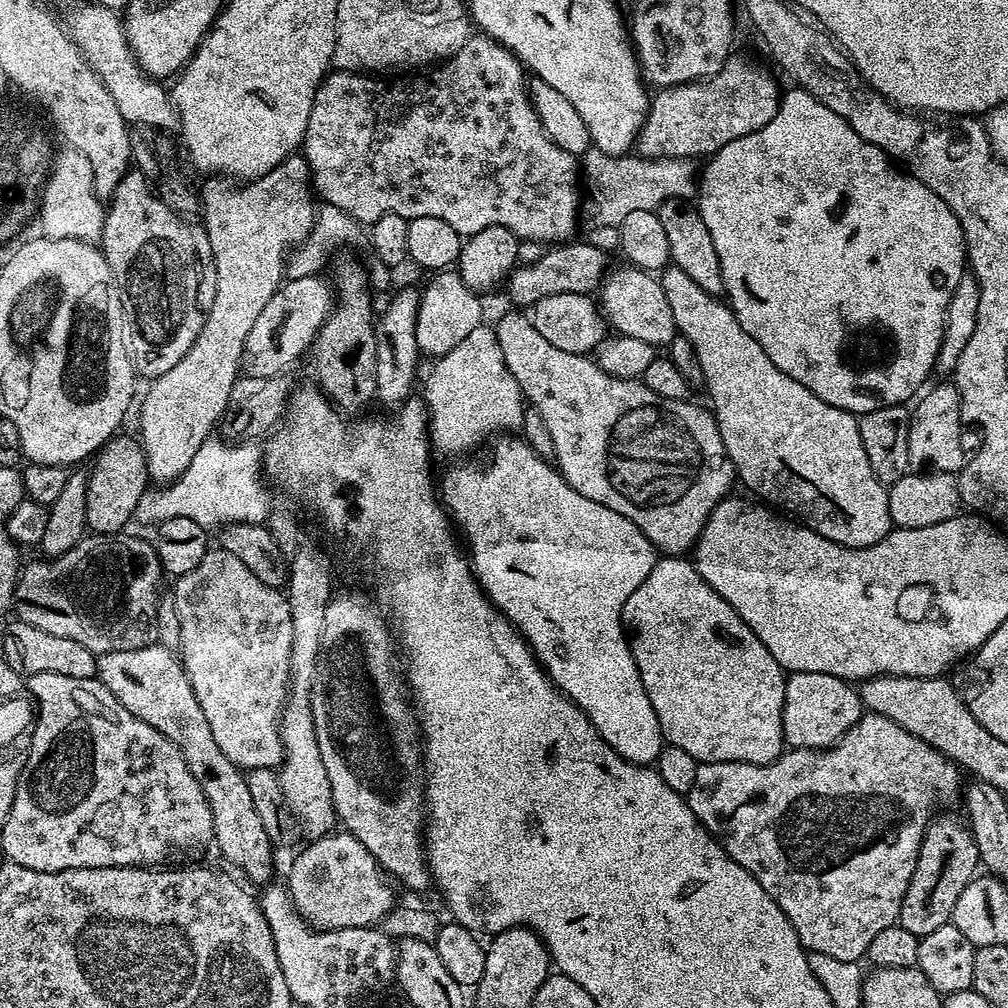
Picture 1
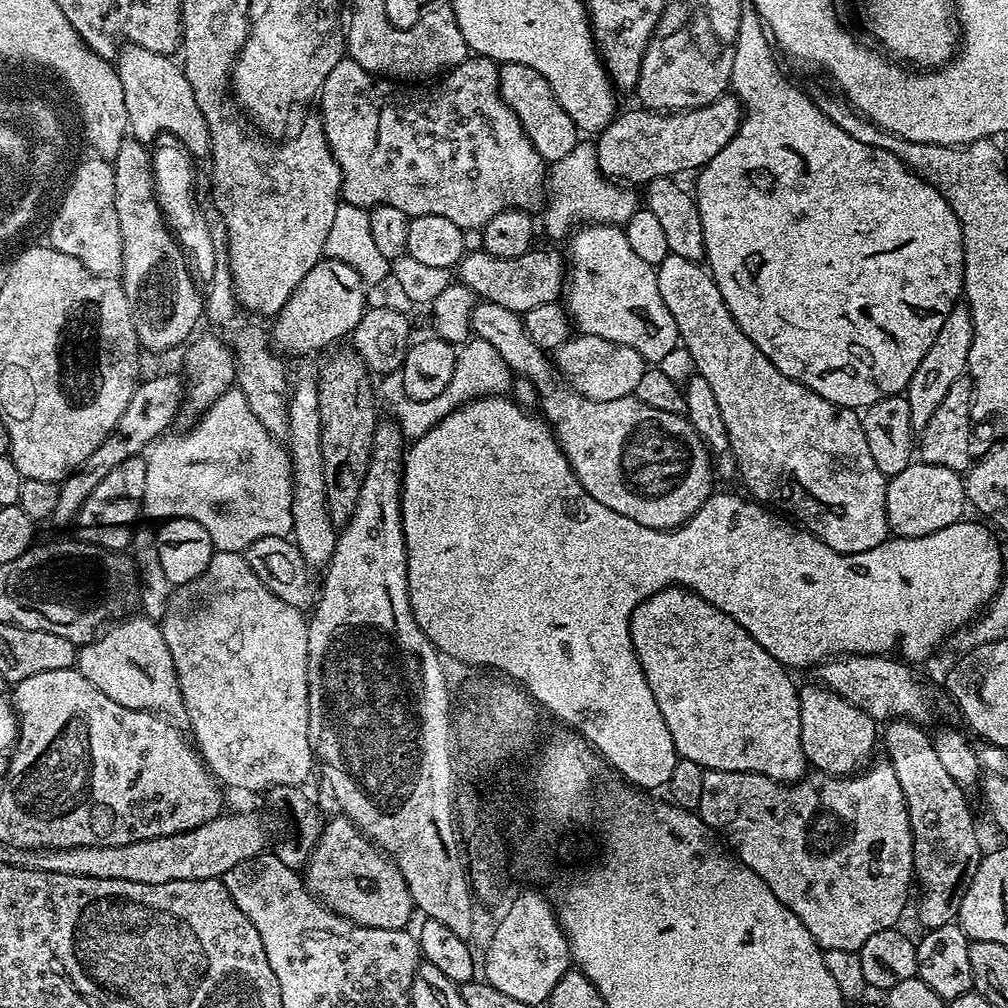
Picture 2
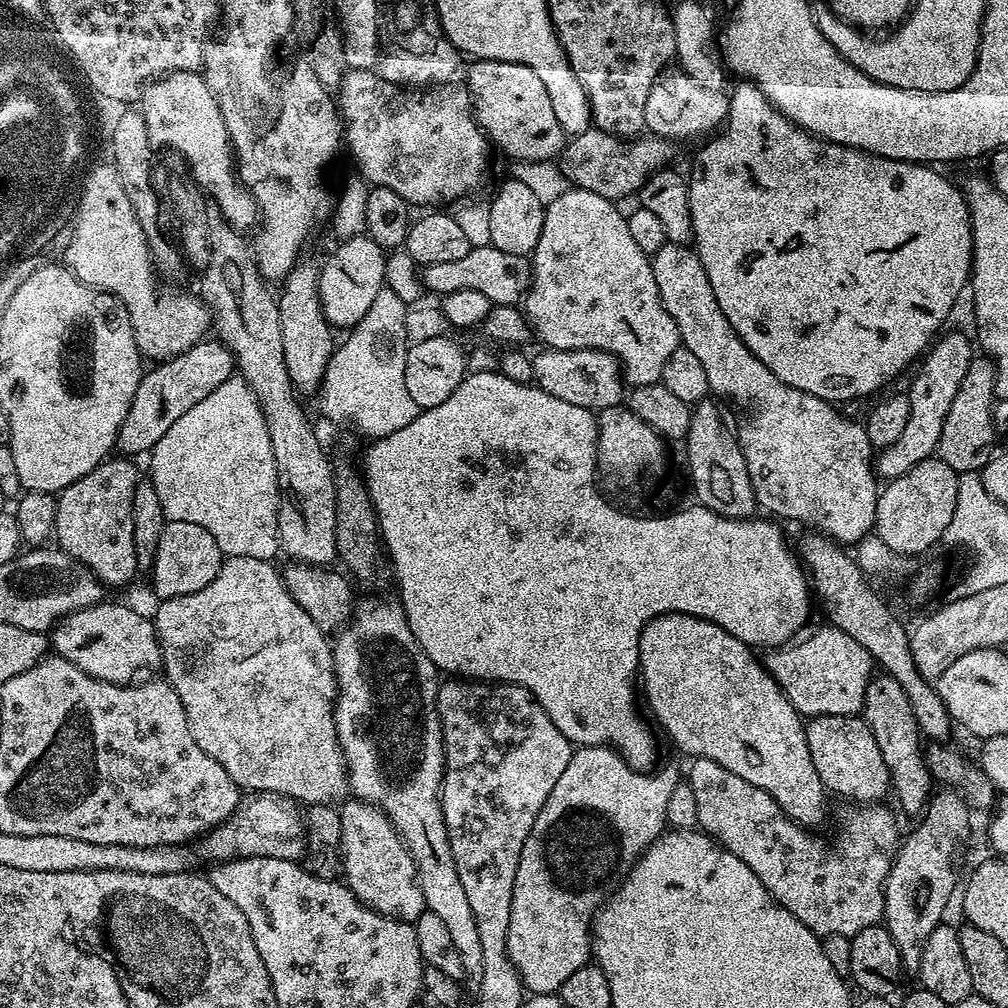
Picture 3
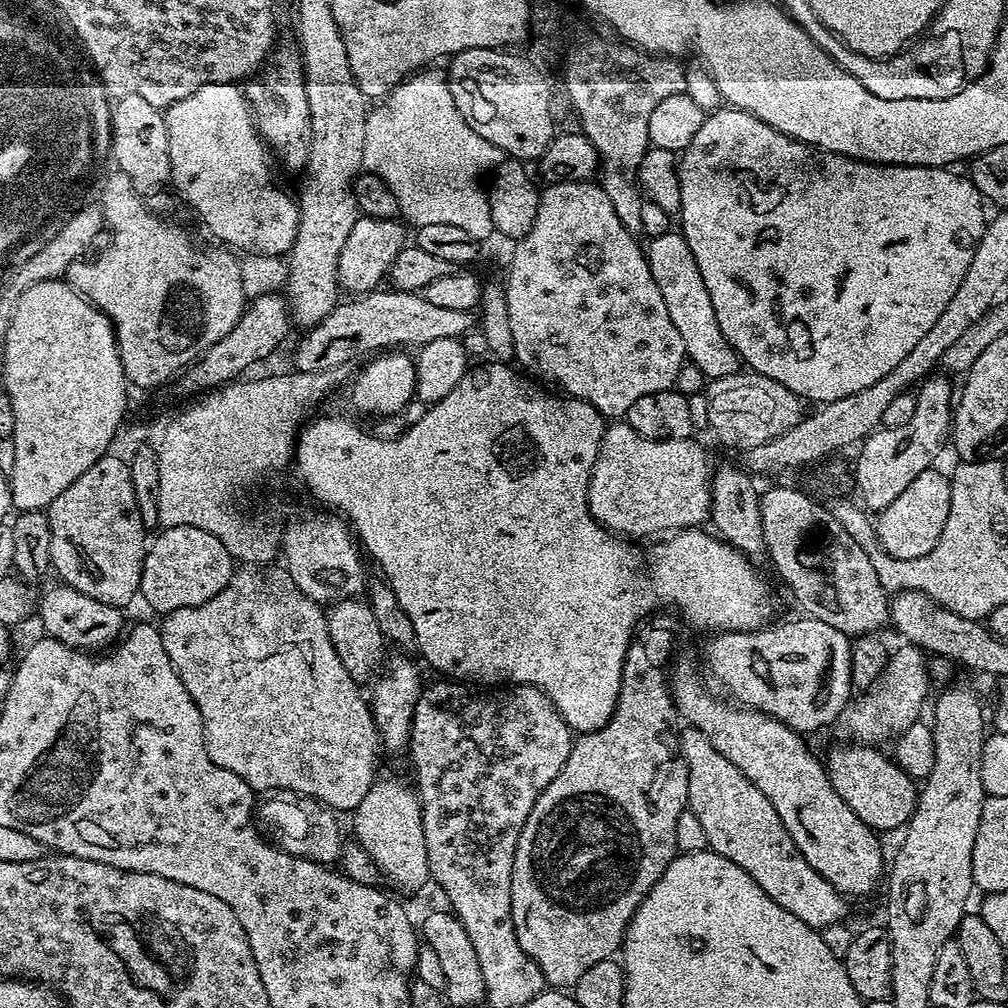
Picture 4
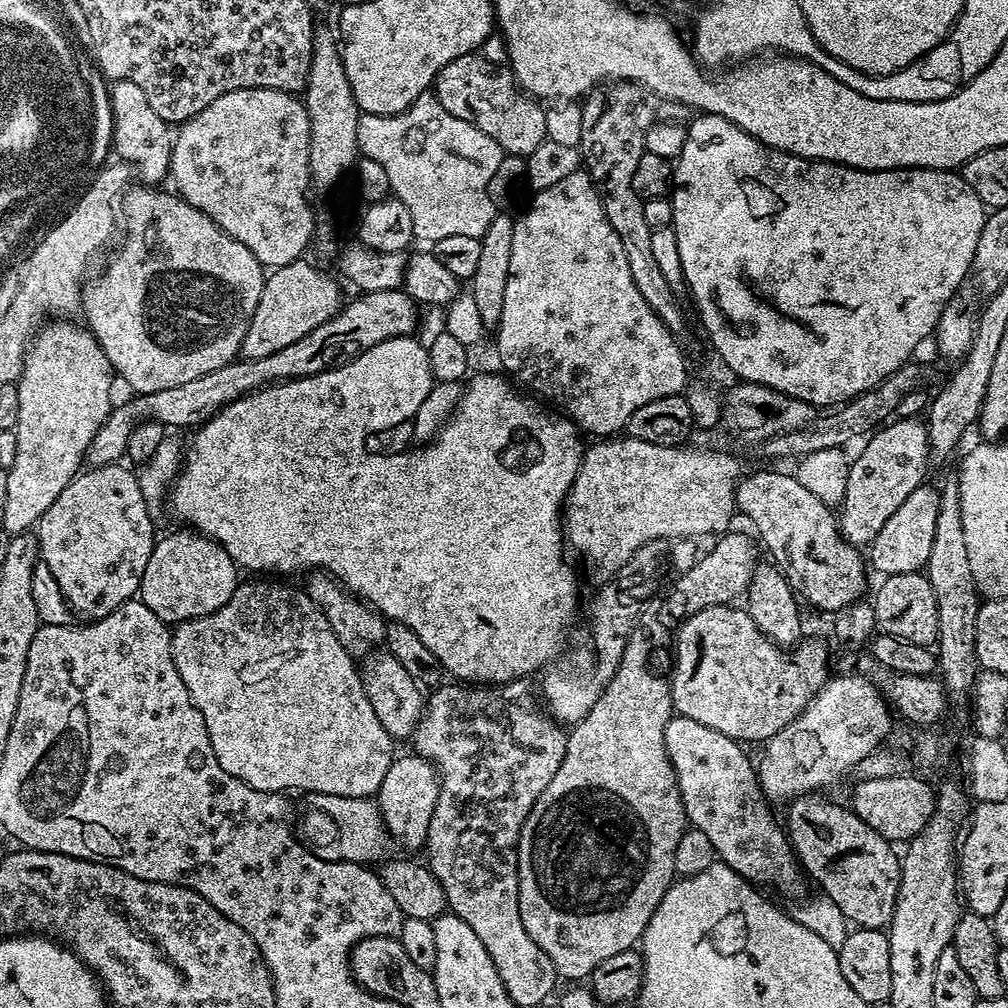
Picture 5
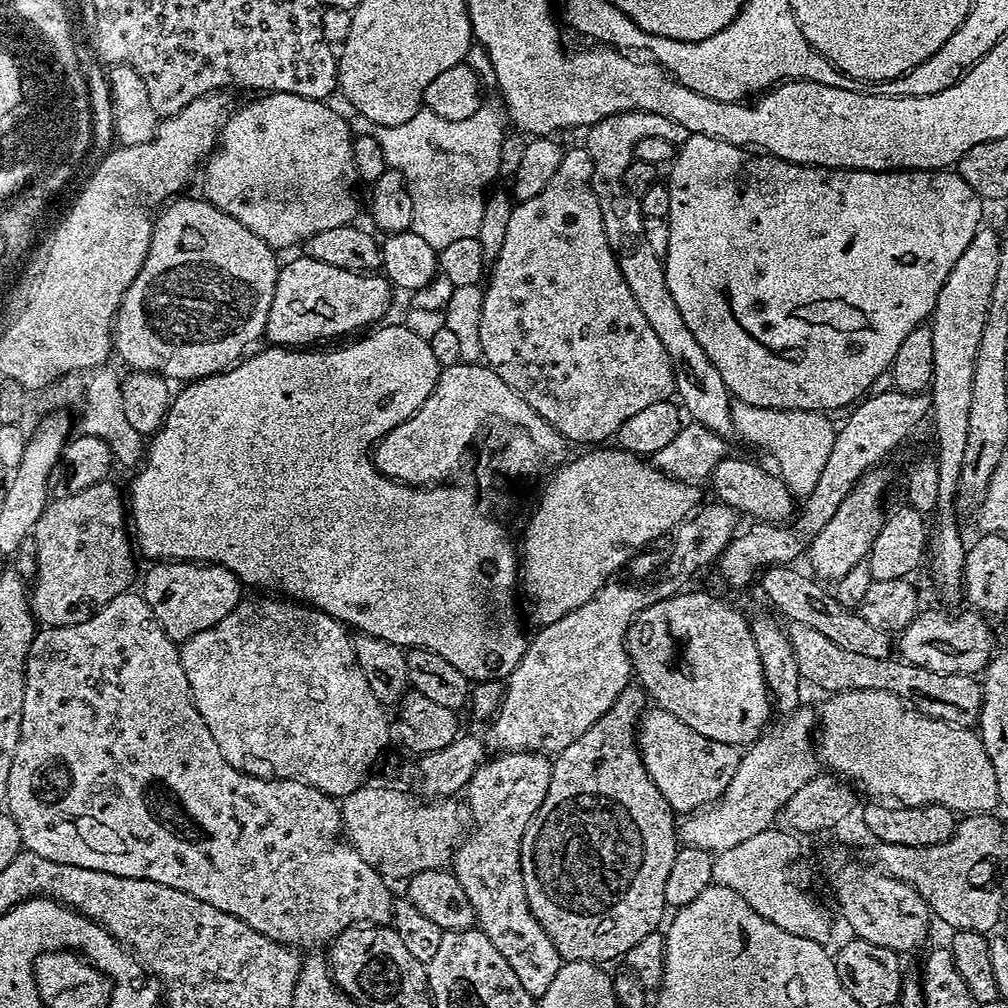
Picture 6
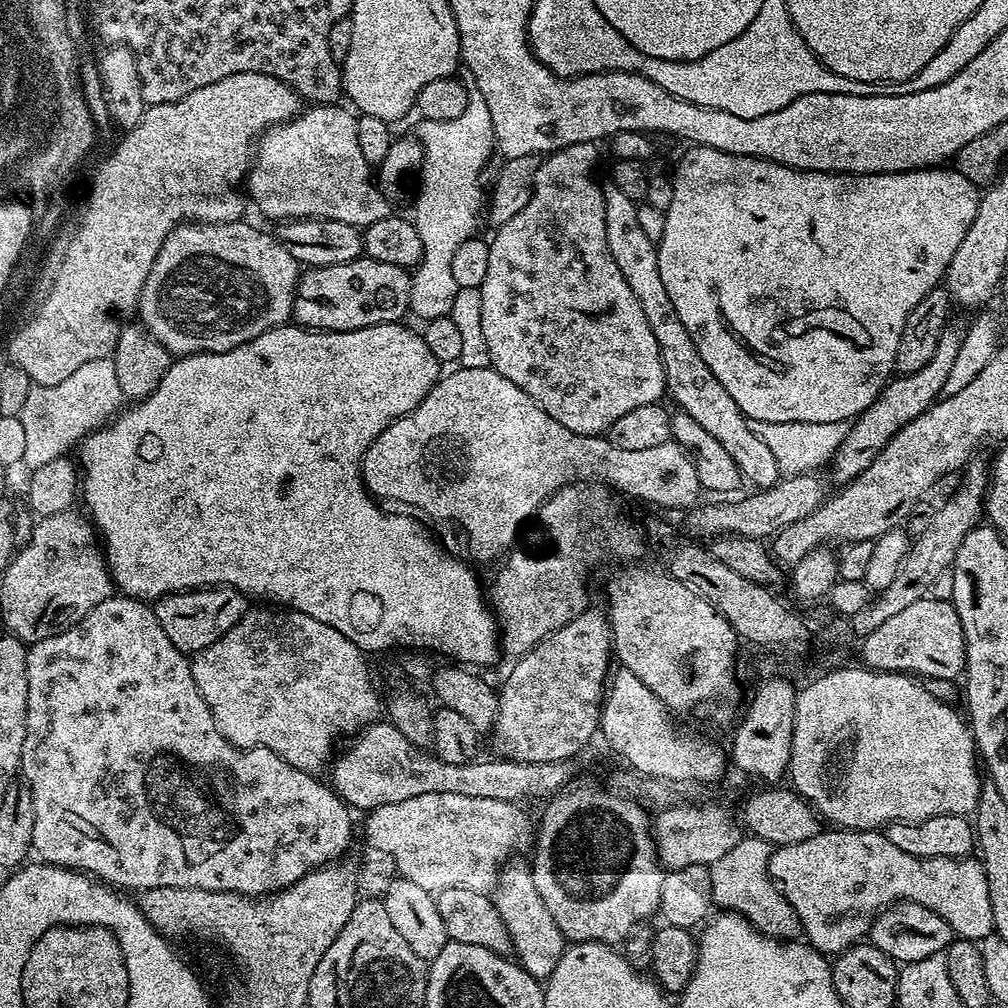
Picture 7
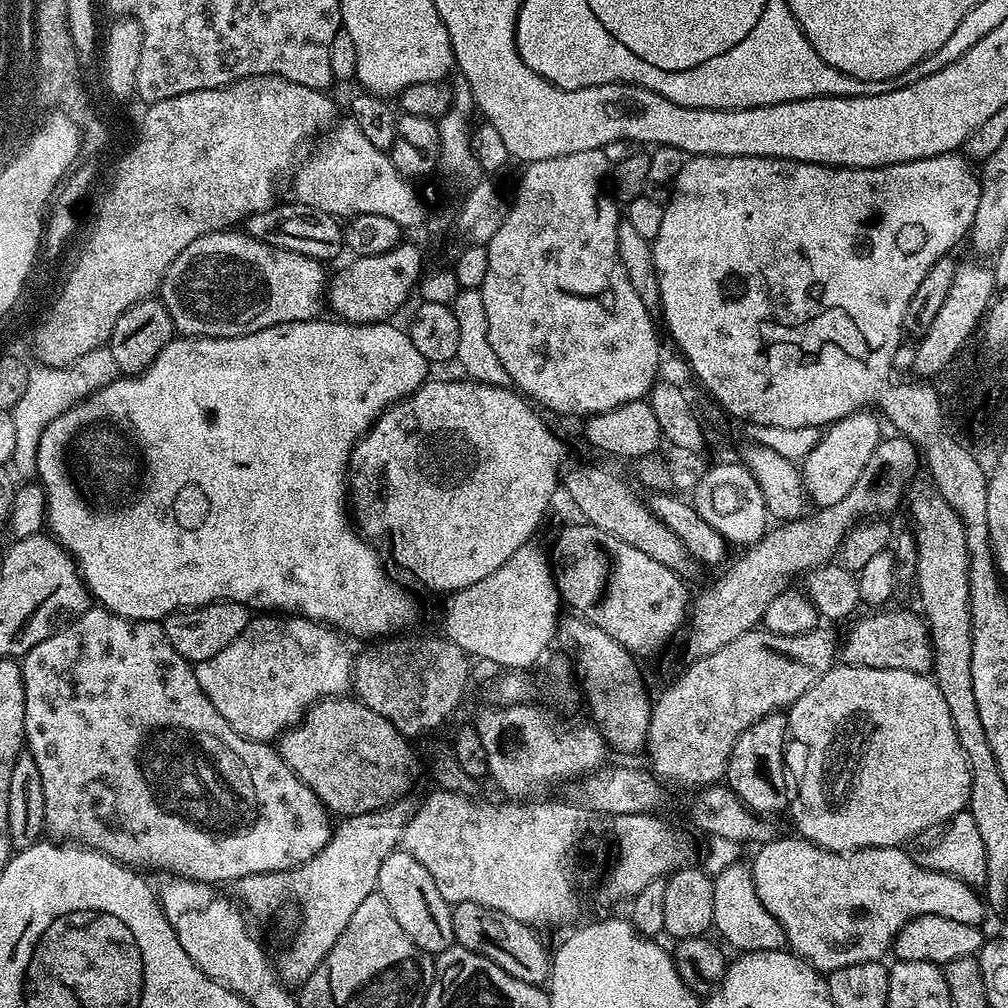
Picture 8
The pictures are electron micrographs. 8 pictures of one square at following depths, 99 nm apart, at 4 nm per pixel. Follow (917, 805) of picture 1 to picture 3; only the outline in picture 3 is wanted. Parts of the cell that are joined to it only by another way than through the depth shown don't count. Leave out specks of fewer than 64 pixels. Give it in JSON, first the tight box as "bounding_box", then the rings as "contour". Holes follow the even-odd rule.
{"bounding_box":[686,758,902,938],"contour":[[[699,758],[693,759],[691,761],[692,769],[689,770],[688,776],[686,772],[686,783],[692,787],[694,790],[694,799],[698,802],[698,818],[700,819],[699,827],[703,829],[703,831],[707,832],[709,836],[715,838],[719,843],[723,844],[725,850],[727,852],[732,852],[734,855],[736,855],[738,858],[742,858],[742,862],[746,862],[746,866],[750,866],[750,870],[754,870],[754,874],[758,874],[758,882],[762,882],[762,886],[766,886],[766,890],[770,893],[776,901],[781,904],[782,907],[784,907],[786,910],[790,910],[790,914],[794,914],[794,918],[798,918],[798,922],[802,922],[807,926],[809,930],[811,930],[815,936],[819,936],[821,938],[825,936],[847,936],[849,938],[856,936],[861,932],[862,930],[866,930],[870,926],[874,926],[875,924],[881,923],[884,919],[884,884],[888,880],[888,875],[890,874],[890,870],[892,869],[892,863],[896,860],[896,853],[902,843],[902,836],[901,833],[896,833],[896,820],[894,817],[892,817],[892,812],[888,808],[880,808],[884,807],[881,806],[879,803],[875,804],[866,804],[863,806],[852,806],[849,808],[852,808],[849,810],[848,813],[845,814],[844,817],[840,820],[840,829],[836,832],[836,841],[833,842],[832,845],[823,844],[822,841],[819,840],[818,837],[815,836],[815,831],[809,830],[807,827],[801,826],[796,823],[795,820],[792,820],[789,818],[784,811],[778,806],[778,802],[774,802],[774,798],[770,794],[766,794],[766,790],[758,790],[758,786],[750,786],[750,782],[746,782],[746,778],[738,778],[738,774],[730,774],[730,770],[726,770],[722,766],[718,766],[718,762],[710,762],[709,760],[701,760]]]}

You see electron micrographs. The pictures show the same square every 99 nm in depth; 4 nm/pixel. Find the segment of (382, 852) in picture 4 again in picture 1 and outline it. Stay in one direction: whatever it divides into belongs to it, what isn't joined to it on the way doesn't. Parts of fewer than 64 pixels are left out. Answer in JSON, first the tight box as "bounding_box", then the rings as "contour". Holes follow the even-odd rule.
{"bounding_box":[286,830,394,930],"contour":[[[333,830],[308,842],[292,860],[286,887],[303,923],[316,930],[370,928],[380,923],[394,907],[389,877],[380,863],[343,830]]]}

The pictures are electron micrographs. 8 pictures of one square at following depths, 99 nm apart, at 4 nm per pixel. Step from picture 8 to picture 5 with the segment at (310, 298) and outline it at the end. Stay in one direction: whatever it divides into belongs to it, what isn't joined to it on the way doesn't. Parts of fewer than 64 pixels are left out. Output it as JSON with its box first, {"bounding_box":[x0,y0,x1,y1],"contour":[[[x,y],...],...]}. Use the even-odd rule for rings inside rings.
{"bounding_box":[80,186,266,395],"contour":[[[135,186],[129,187],[124,192],[128,199],[128,225],[124,236],[124,245],[120,248],[120,256],[116,256],[108,264],[104,276],[100,276],[96,281],[85,283],[80,293],[80,303],[82,314],[88,318],[86,327],[95,336],[96,341],[102,346],[106,358],[110,362],[113,373],[120,376],[133,389],[133,393],[148,395],[158,390],[167,390],[174,386],[185,385],[186,382],[193,381],[204,374],[218,370],[219,367],[226,366],[235,361],[240,356],[240,346],[246,338],[246,330],[250,326],[250,318],[254,318],[254,310],[258,310],[258,298],[262,298],[262,286],[266,269],[264,265],[254,258],[254,254],[242,242],[238,242],[222,231],[209,216],[202,214],[194,206],[190,206],[185,200],[173,194],[171,191],[159,192],[161,189],[156,186]]]}

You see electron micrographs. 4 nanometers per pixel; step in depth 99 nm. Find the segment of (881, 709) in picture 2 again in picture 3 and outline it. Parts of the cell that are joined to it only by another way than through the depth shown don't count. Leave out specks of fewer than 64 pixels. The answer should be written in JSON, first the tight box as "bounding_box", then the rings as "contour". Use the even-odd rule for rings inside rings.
{"bounding_box":[766,626,874,717],"contour":[[[831,626],[823,627],[813,636],[805,635],[796,642],[801,644],[769,651],[768,660],[766,656],[768,673],[779,682],[801,717],[860,716],[864,711],[866,686],[874,675],[872,656],[861,644],[854,642],[850,634]]]}

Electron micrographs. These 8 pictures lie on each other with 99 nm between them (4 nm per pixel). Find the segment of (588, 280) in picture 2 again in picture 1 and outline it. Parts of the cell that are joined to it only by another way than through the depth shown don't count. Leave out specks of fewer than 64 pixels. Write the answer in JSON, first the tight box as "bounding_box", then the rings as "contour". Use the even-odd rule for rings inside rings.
{"bounding_box":[598,267,678,346],"contour":[[[613,267],[604,277],[604,283],[598,292],[598,303],[604,319],[619,335],[630,338],[642,338],[655,346],[667,346],[678,335],[674,314],[659,279],[643,268]]]}

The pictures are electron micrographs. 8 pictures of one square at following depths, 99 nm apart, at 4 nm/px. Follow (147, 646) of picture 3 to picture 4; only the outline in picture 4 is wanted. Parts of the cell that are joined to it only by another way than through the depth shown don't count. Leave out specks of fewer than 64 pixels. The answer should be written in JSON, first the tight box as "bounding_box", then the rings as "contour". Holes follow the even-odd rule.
{"bounding_box":[38,582,126,654],"contour":[[[56,582],[53,588],[42,592],[38,600],[38,616],[39,612],[40,624],[48,631],[45,633],[51,639],[89,654],[111,649],[121,639],[126,628],[123,616],[125,613],[121,609],[113,604],[98,602],[98,598],[90,598],[63,582]]]}

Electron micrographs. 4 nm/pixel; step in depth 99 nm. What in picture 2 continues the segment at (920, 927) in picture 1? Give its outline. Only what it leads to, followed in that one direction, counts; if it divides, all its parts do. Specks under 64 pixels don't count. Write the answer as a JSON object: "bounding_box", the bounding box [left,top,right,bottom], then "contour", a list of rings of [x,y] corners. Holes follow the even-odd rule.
{"bounding_box":[882,720,982,929],"contour":[[[889,720],[882,728],[882,748],[885,748],[886,759],[888,763],[894,766],[894,776],[898,778],[898,786],[902,786],[902,794],[906,802],[906,810],[910,818],[910,826],[912,827],[912,871],[914,873],[915,883],[920,888],[920,901],[916,904],[916,916],[920,919],[921,929],[937,928],[938,926],[946,926],[953,923],[960,915],[960,907],[962,906],[962,898],[966,894],[966,890],[970,886],[970,882],[974,878],[974,874],[980,865],[980,857],[982,849],[980,849],[980,836],[976,833],[976,820],[972,817],[972,808],[968,805],[965,789],[958,786],[958,782],[954,782],[954,778],[950,778],[950,774],[943,768],[942,761],[938,759],[938,753],[934,751],[932,745],[932,736],[924,733],[925,729],[917,724],[914,720]]]}

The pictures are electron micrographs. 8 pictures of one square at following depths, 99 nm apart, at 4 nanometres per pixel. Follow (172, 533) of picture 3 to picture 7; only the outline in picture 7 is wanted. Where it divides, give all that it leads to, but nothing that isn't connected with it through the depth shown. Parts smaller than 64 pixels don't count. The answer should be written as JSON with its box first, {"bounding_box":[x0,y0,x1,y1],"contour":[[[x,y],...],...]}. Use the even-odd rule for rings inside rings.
{"bounding_box":[154,586,249,654],"contour":[[[209,586],[193,588],[186,592],[170,592],[155,601],[154,611],[162,630],[166,630],[166,638],[174,642],[174,646],[185,654],[195,654],[206,650],[226,630],[230,630],[248,613],[249,597],[236,588],[227,586]]]}

